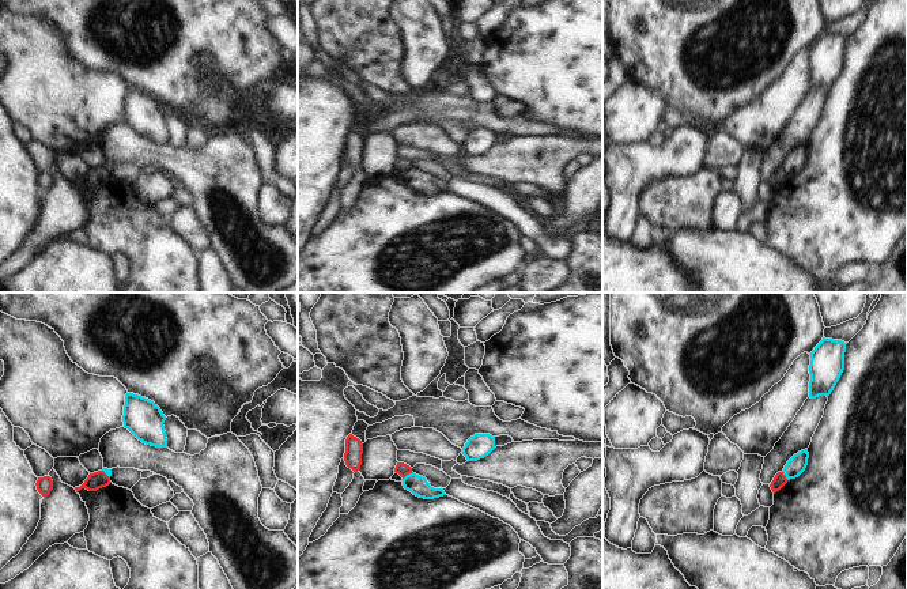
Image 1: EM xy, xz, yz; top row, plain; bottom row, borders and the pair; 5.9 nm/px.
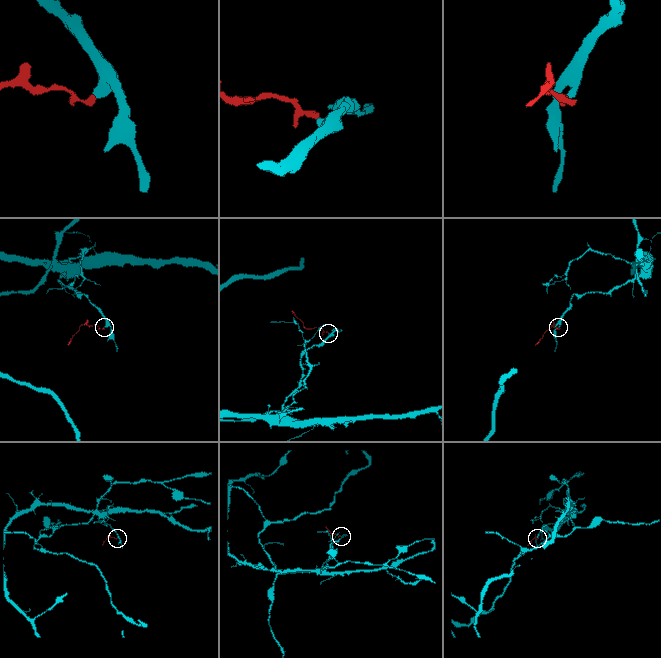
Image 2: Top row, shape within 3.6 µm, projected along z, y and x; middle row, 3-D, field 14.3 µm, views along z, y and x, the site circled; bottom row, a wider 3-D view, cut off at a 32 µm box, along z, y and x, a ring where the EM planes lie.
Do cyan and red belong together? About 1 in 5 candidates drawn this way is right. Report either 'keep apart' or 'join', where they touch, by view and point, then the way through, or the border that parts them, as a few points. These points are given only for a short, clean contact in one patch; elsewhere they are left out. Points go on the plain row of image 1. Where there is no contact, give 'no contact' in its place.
keep apart; meets cyan in xz at (407, 170); border along xz (412, 167), (403, 174)

